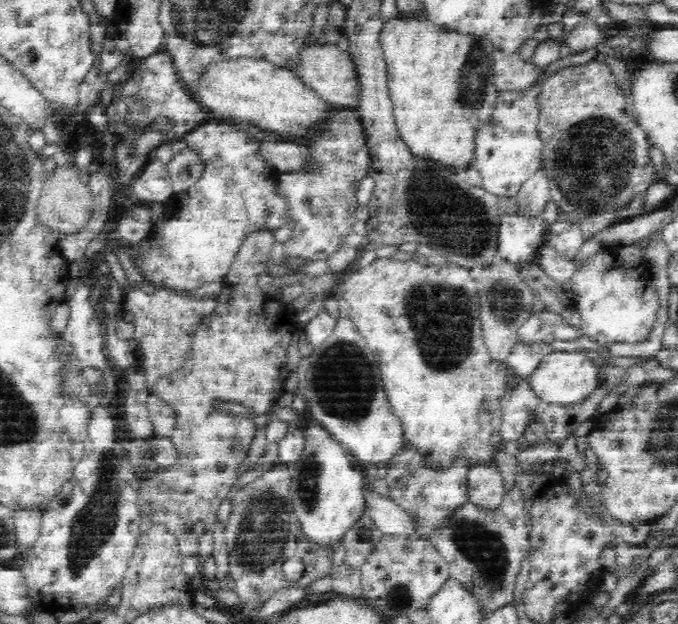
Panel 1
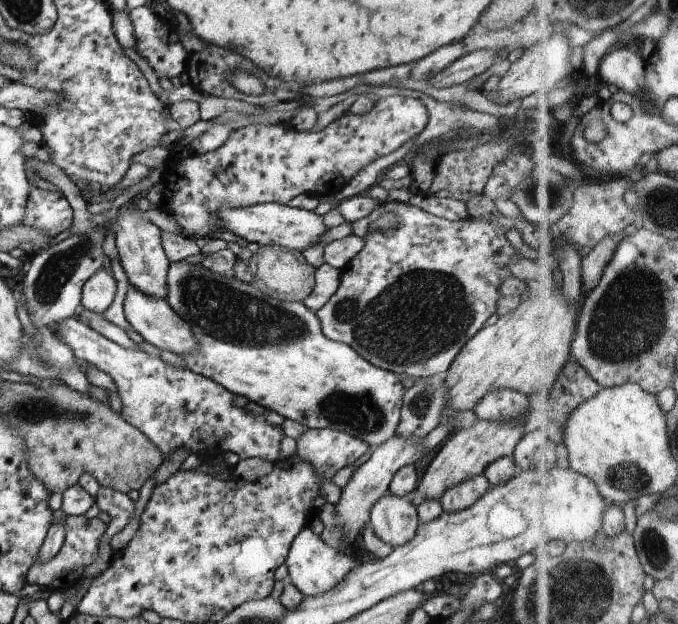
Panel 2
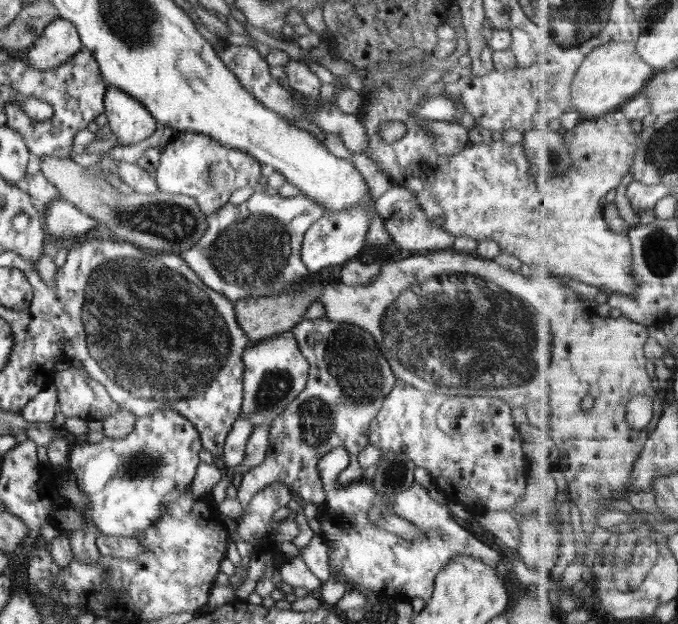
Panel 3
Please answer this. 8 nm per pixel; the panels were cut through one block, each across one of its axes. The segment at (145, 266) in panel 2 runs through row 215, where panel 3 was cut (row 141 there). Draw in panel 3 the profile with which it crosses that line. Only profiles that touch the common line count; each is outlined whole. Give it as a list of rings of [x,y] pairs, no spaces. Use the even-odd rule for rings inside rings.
[[[108,85],[104,95],[105,114],[120,145],[142,142],[159,127],[146,107],[128,93]]]

